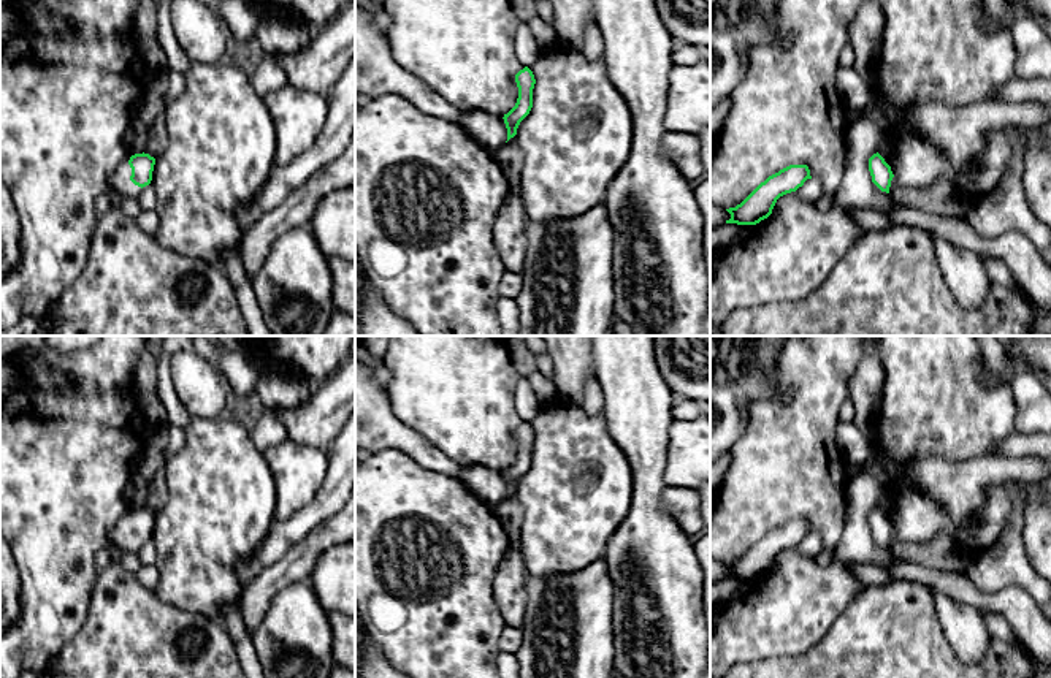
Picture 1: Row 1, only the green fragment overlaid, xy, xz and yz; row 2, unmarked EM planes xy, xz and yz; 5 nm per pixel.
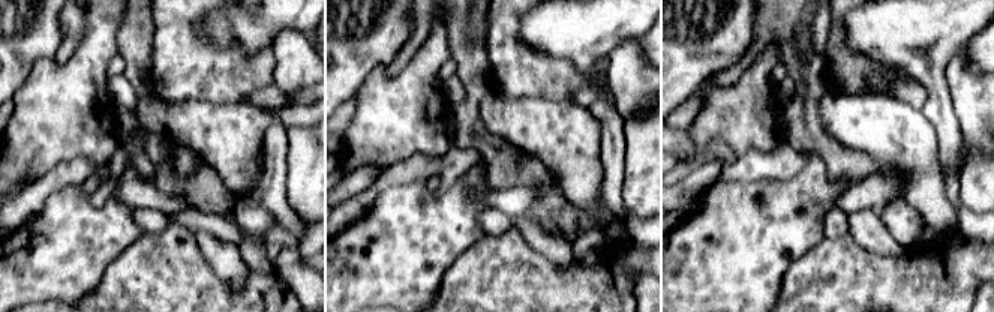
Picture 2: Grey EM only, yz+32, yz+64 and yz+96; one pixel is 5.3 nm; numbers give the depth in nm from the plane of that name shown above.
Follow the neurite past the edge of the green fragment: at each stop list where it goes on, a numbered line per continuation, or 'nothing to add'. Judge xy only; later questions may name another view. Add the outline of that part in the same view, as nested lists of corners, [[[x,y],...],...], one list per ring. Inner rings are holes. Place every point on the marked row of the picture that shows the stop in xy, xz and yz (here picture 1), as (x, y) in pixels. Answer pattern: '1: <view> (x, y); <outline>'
1: xy (121, 184); [[[125,158],[113,173],[109,184],[111,184],[111,192],[117,195],[117,198],[138,198],[141,193],[141,187],[135,185],[130,181],[132,176],[132,168],[128,165],[128,158]]]

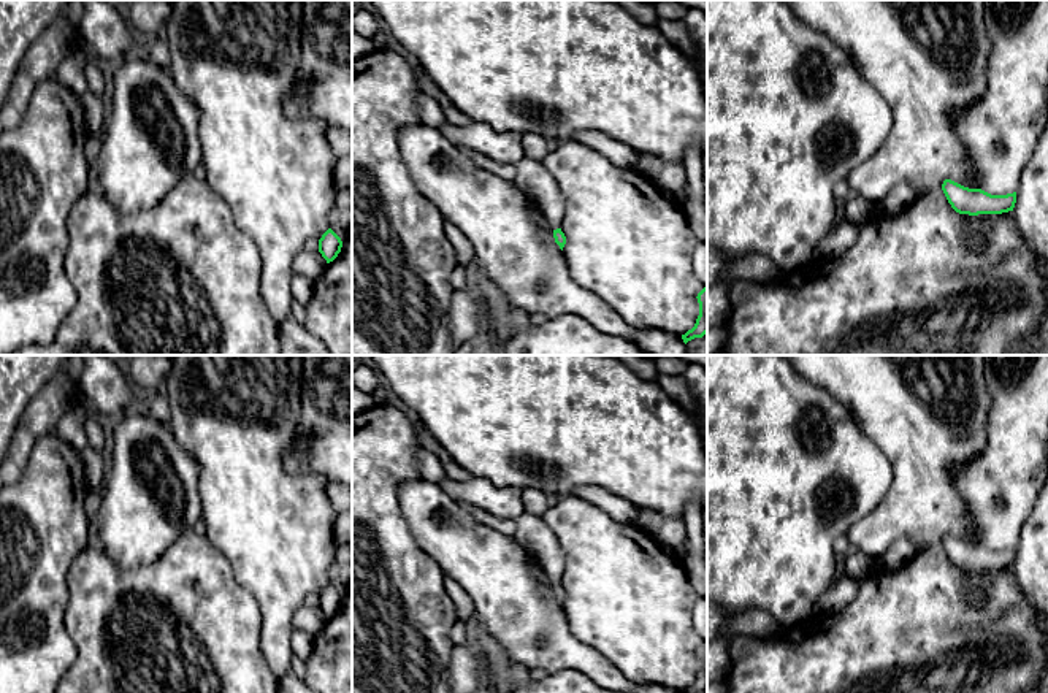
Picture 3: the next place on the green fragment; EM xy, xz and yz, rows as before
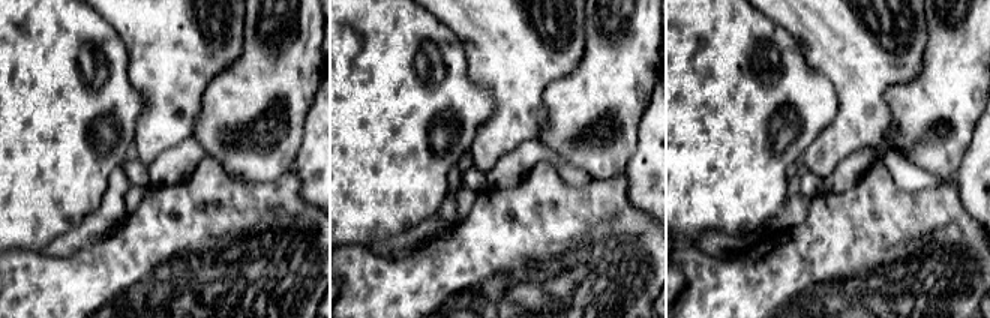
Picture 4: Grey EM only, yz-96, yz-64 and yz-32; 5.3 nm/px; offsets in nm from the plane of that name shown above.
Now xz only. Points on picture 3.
1: xz (531, 178); [[[525,157],[518,162],[514,184],[536,203],[536,208],[550,222],[553,230],[561,227],[564,195],[541,160]]]

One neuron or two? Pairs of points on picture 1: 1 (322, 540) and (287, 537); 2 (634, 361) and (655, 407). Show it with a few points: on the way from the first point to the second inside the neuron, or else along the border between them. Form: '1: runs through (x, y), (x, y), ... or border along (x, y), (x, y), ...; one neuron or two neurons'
1: border along (330, 517), (317, 523), (271, 563); two neurons
2: runs through (634, 373), (634, 387), (644, 396); one neuron

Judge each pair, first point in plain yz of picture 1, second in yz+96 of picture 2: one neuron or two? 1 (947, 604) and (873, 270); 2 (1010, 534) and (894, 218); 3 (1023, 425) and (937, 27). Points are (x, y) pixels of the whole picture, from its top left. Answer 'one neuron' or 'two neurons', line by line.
1: two neurons
2: two neurons
3: two neurons

